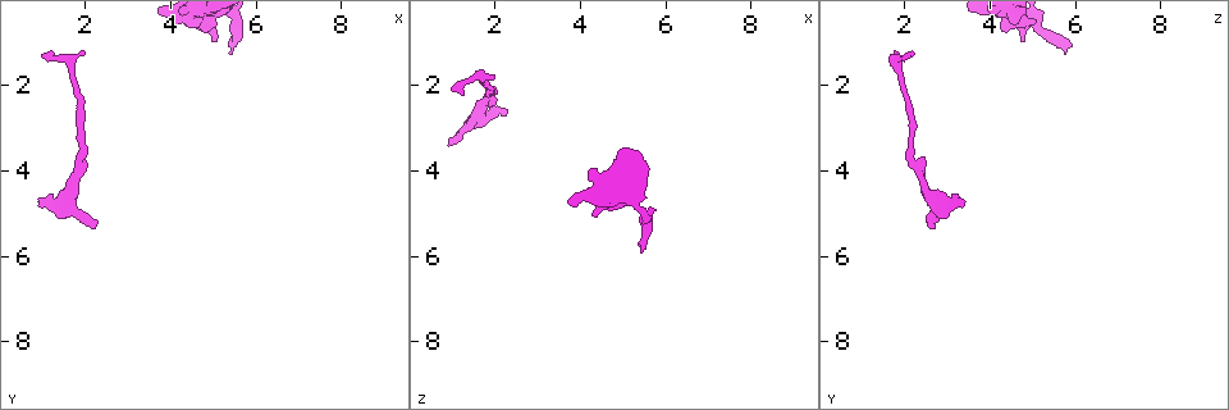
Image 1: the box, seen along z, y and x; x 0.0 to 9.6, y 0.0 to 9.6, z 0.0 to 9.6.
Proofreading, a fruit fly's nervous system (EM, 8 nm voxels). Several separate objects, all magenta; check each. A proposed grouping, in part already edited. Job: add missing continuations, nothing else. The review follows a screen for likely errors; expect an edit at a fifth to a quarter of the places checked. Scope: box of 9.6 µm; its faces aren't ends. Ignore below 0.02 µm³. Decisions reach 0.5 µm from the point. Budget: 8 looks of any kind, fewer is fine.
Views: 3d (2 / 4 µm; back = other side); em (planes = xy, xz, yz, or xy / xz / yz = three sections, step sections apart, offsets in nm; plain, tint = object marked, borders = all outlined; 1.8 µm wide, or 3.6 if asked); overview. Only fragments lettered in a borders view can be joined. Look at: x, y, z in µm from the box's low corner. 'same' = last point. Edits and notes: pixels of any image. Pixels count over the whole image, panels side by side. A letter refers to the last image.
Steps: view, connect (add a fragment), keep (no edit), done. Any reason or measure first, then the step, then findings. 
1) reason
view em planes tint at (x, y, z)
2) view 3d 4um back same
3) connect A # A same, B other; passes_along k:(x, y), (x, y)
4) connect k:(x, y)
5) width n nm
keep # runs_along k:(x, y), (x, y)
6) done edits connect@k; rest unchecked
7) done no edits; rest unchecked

an open end
view em planes tint at (1.25, 1.25, 2.15)

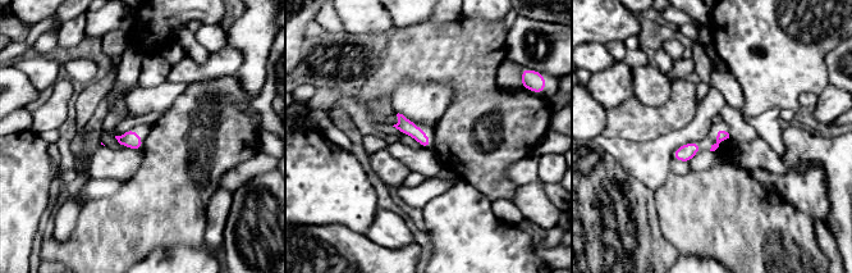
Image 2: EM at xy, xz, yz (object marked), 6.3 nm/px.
see the neighbours
view em planes borders same

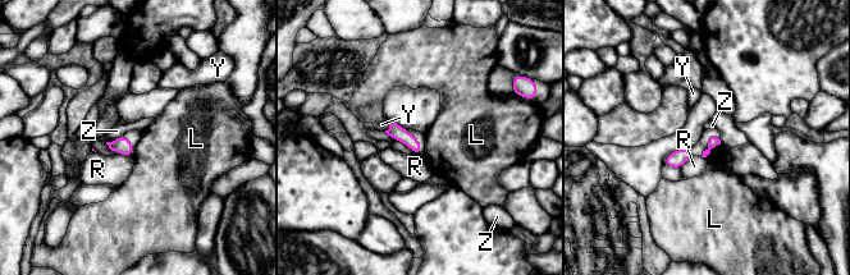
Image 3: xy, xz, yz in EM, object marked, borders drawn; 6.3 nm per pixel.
keep # L other, R other, Y other, Z other; border 3:(721, 143), (716, 145), (705, 157); no lettered fragment goes on from it

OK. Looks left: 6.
free end
view 3d 2um back at (2.30, 5.20, 2.70)

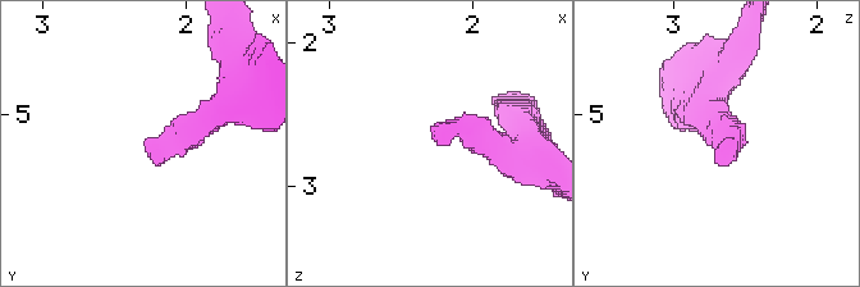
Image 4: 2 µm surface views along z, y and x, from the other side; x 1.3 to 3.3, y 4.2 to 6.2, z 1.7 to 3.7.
shape alone is not enough
view em planes borders at (2.28, 5.28, 2.68)

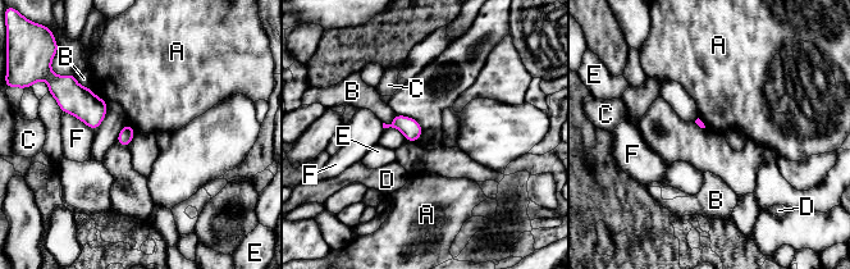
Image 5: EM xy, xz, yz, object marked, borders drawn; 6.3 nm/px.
keep # A other, B other, C other, D other, E other, F other; no lettered fragment goes on from it

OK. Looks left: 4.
branch stops here
view em planes borders at (5.40, 1.05, 5.95)

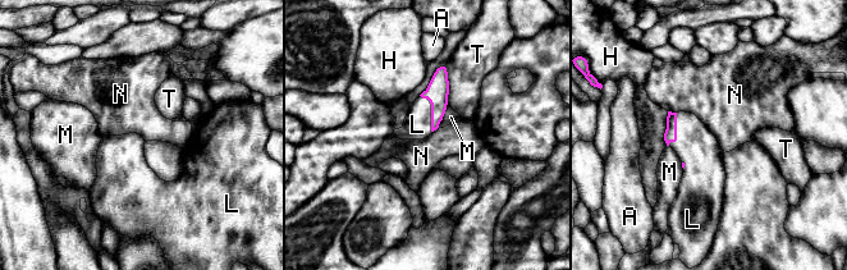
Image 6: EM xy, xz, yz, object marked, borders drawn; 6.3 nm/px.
connect L # A other, H other, L same, M other, N other, T other; passes_along 6:(438, 91), (431, 111), (417, 124); it goes on there

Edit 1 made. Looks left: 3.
done edits connect@6; rest unchecked

